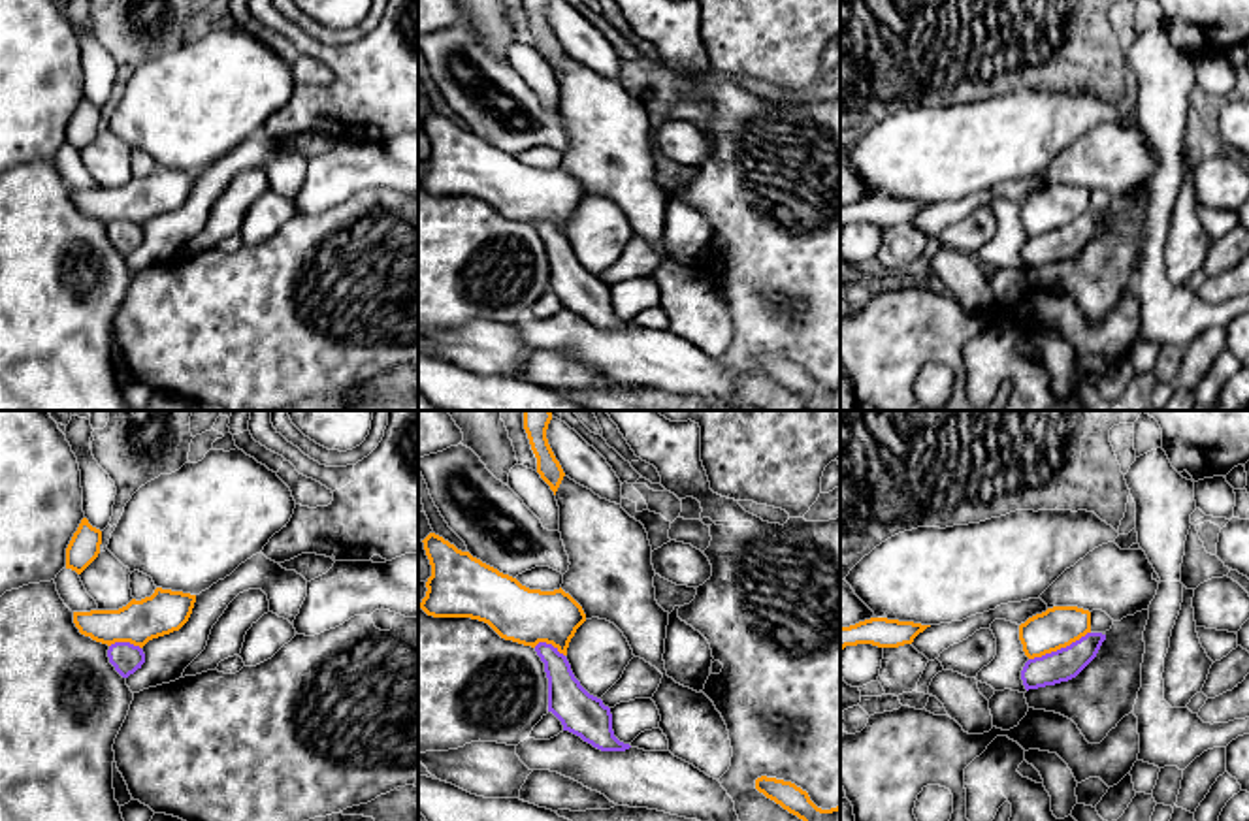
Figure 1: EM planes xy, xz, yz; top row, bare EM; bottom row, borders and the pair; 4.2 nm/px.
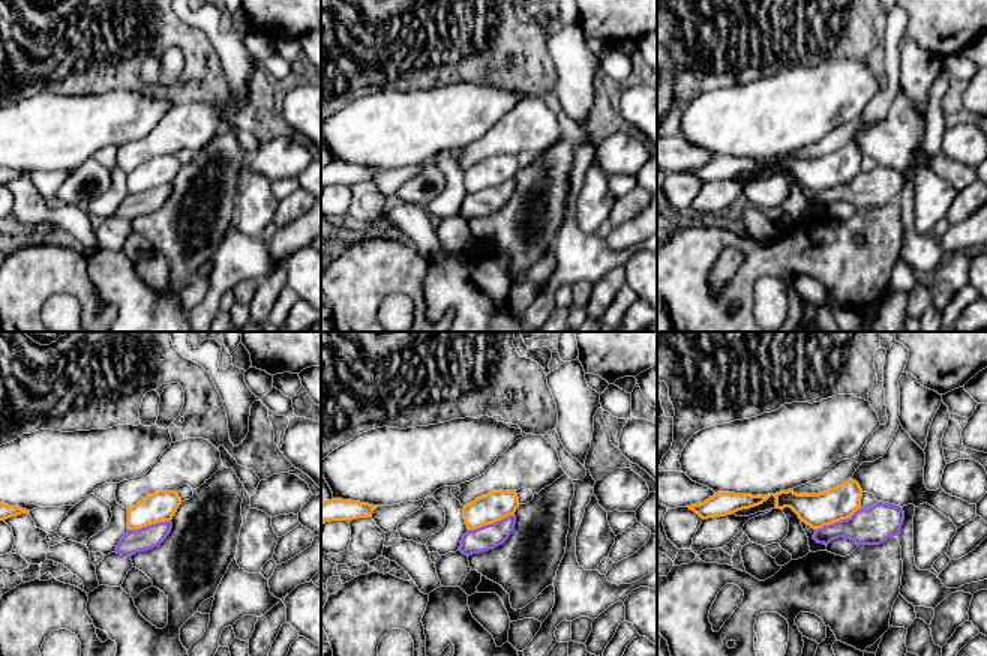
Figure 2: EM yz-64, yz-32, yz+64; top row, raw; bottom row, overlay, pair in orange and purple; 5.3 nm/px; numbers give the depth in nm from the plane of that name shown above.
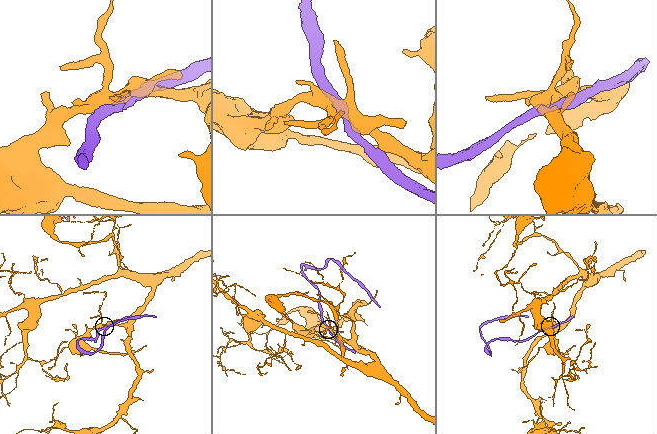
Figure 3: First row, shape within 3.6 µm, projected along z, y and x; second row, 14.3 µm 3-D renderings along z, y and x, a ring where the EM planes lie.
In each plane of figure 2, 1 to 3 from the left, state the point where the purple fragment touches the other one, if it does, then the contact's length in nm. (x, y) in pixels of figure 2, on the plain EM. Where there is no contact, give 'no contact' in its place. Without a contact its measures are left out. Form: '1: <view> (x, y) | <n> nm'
1: yz-64 (149, 188) | 240 nm
2: yz-32 (491, 186) | 260 nm
3: yz+64 (839, 183) | 280 nm

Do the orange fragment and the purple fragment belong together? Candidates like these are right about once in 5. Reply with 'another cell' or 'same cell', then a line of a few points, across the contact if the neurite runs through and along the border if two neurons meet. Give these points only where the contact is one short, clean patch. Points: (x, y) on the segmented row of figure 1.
another cell

